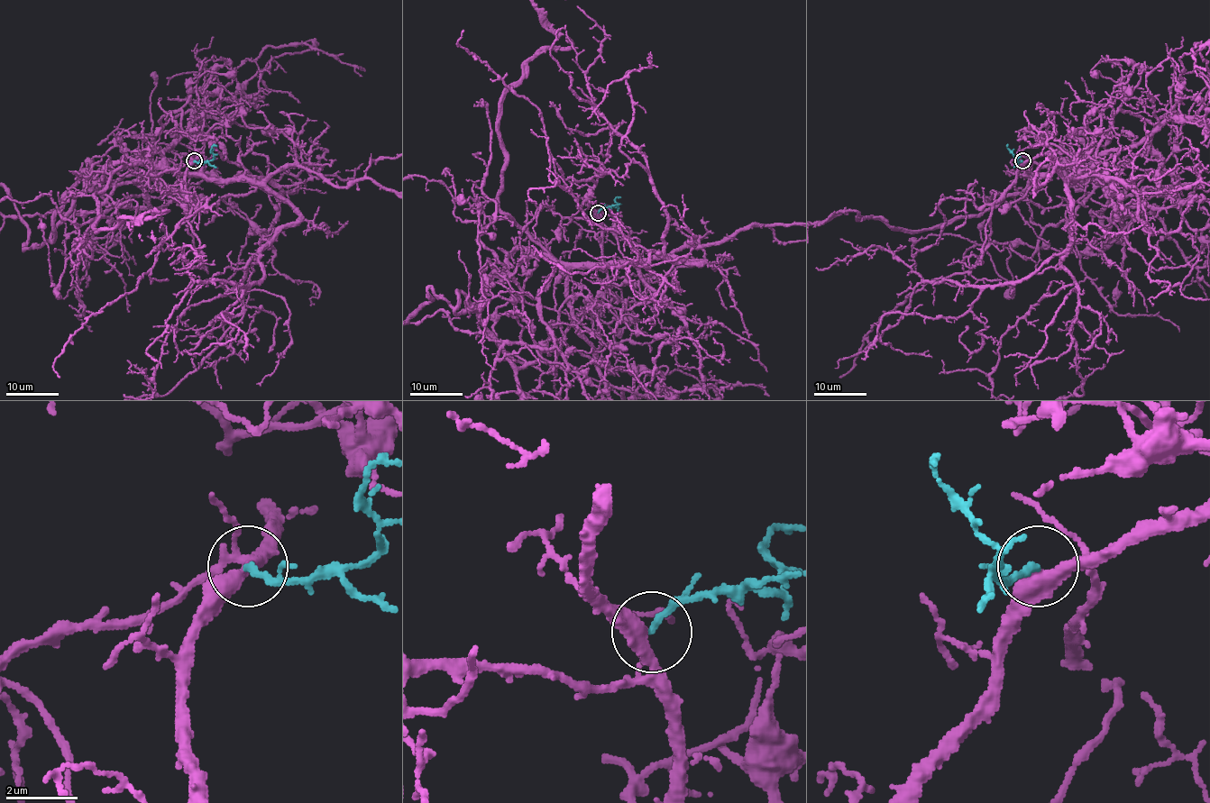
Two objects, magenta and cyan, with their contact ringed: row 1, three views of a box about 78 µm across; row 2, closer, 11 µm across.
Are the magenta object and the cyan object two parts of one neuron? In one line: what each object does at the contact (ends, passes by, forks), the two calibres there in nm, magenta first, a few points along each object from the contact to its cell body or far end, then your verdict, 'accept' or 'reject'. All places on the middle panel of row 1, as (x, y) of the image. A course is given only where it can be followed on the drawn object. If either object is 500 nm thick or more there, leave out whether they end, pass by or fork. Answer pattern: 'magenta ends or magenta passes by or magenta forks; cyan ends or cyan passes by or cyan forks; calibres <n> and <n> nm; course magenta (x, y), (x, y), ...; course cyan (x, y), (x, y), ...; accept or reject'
magenta passes by; cyan ends; calibres 400 and 190 nm; course magenta (598, 212), (564, 217), (545, 250), (499, 205), (502, 95), (528, 61), (571, 45), (533, 2); course cyan (598, 212), (615, 207), (618, 205), (615, 199), (620, 197); accept

